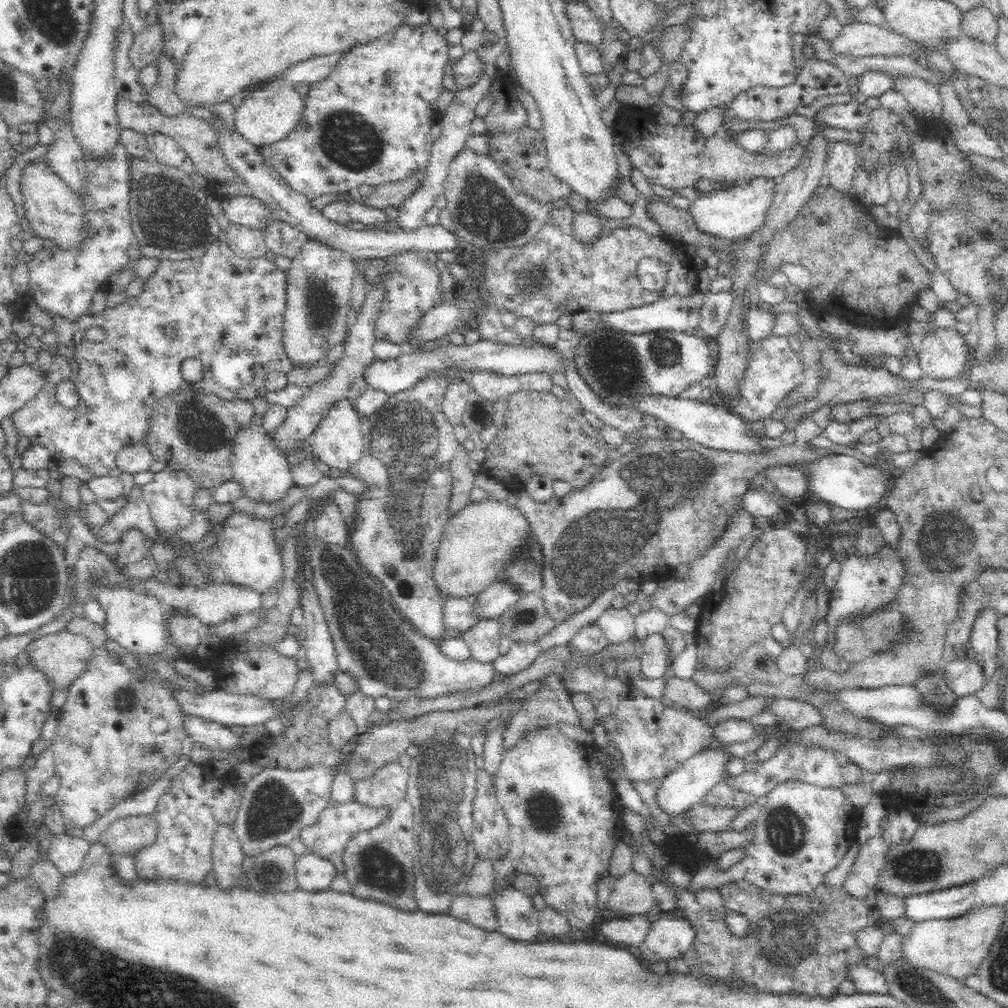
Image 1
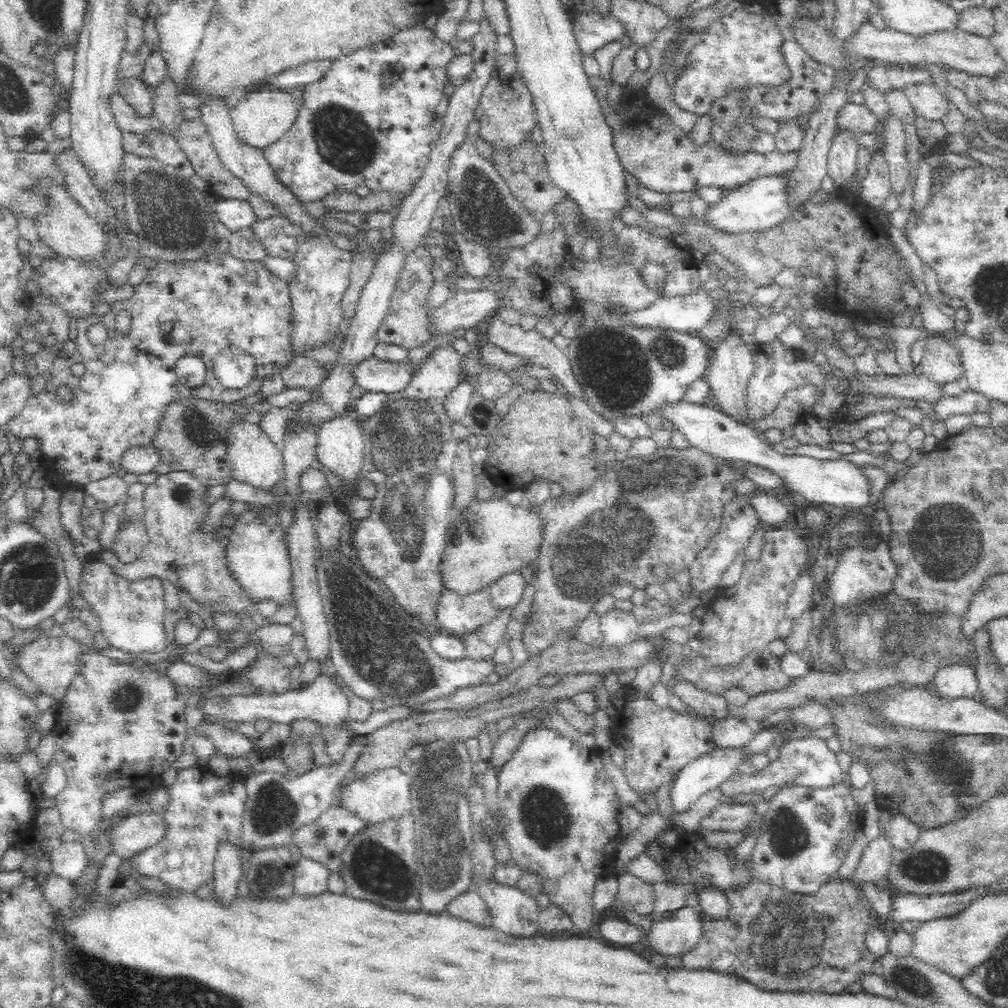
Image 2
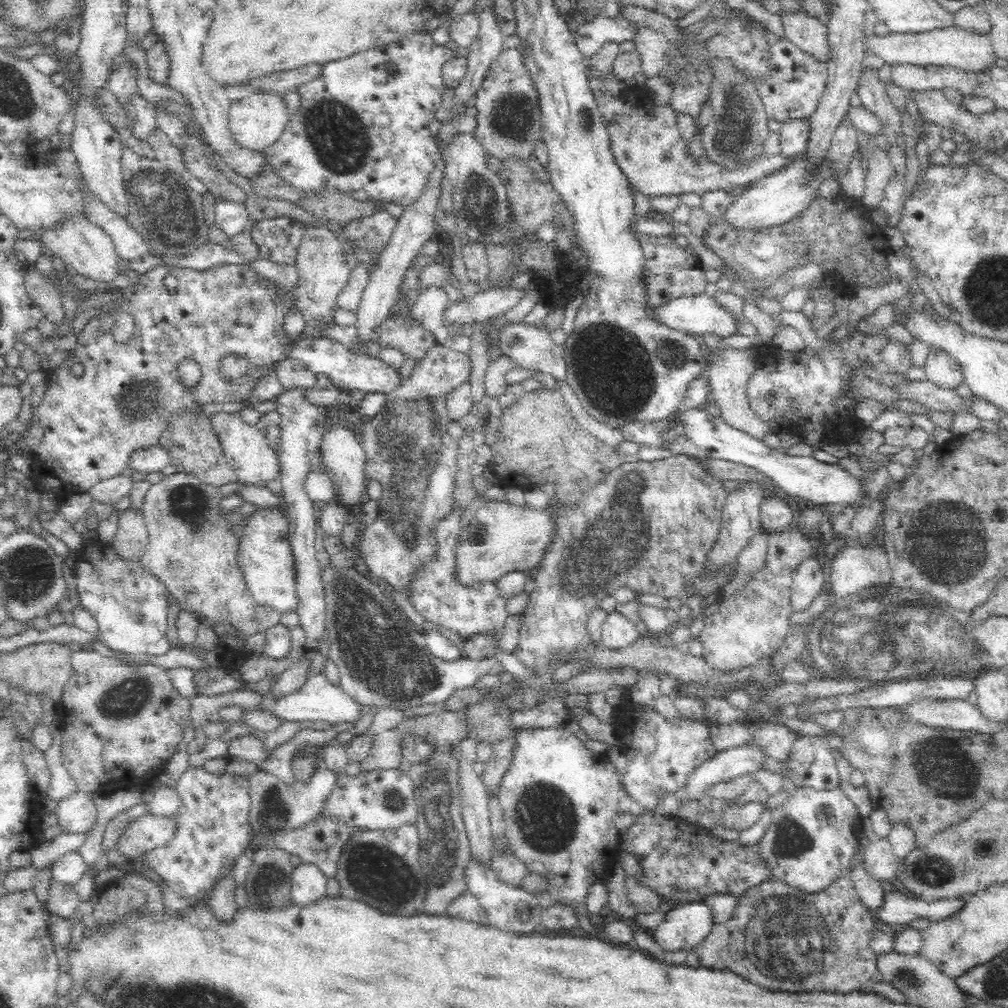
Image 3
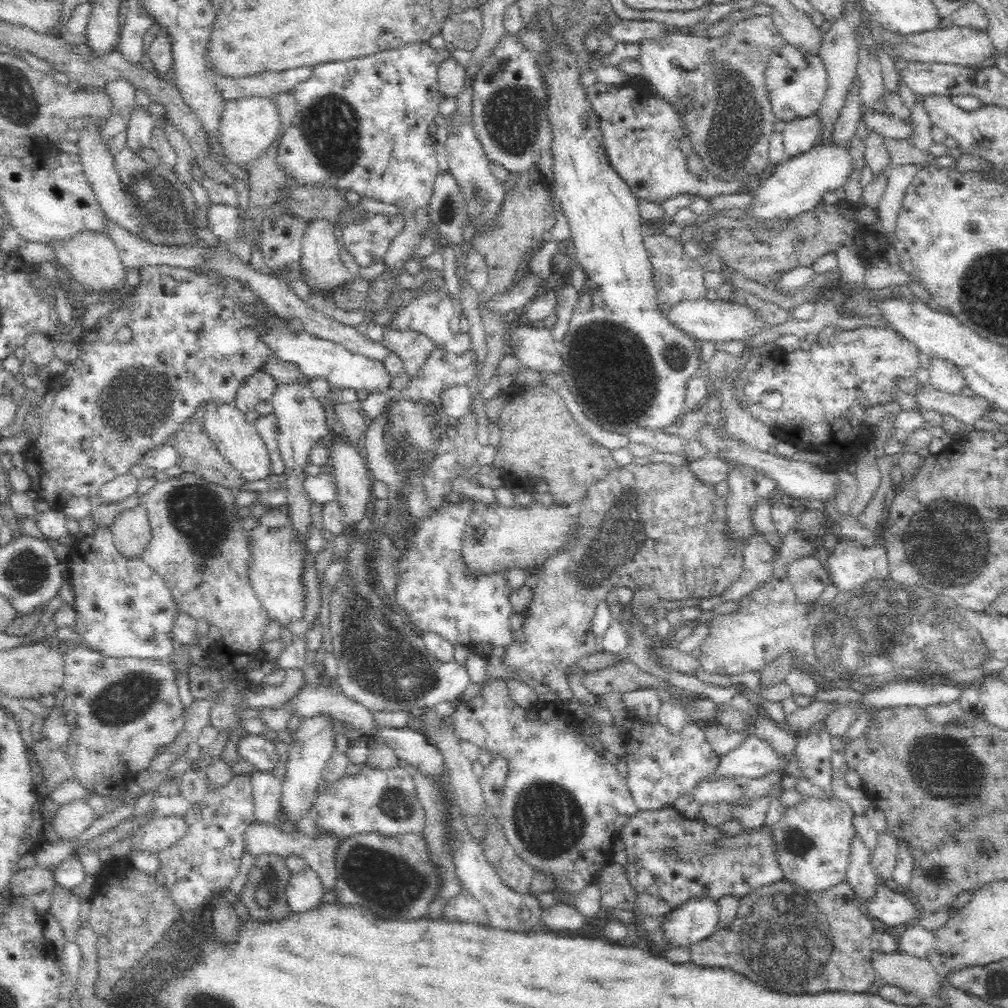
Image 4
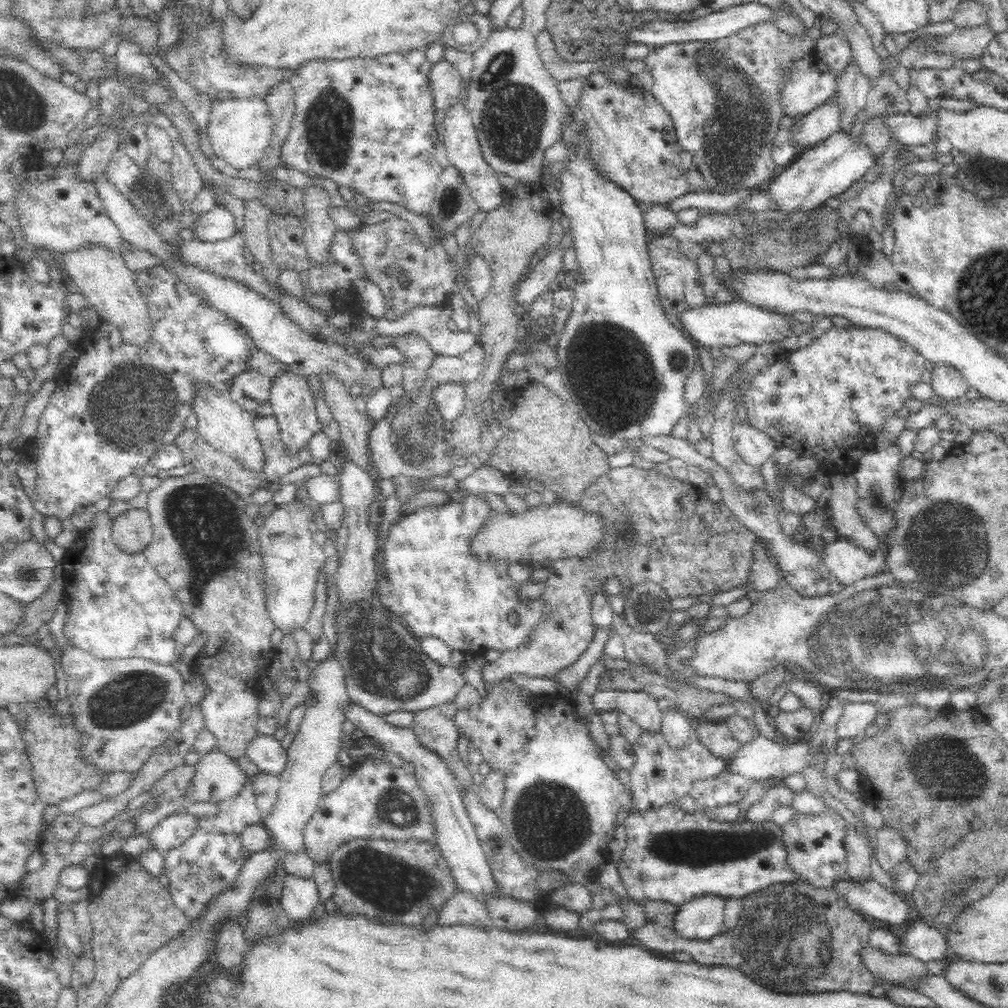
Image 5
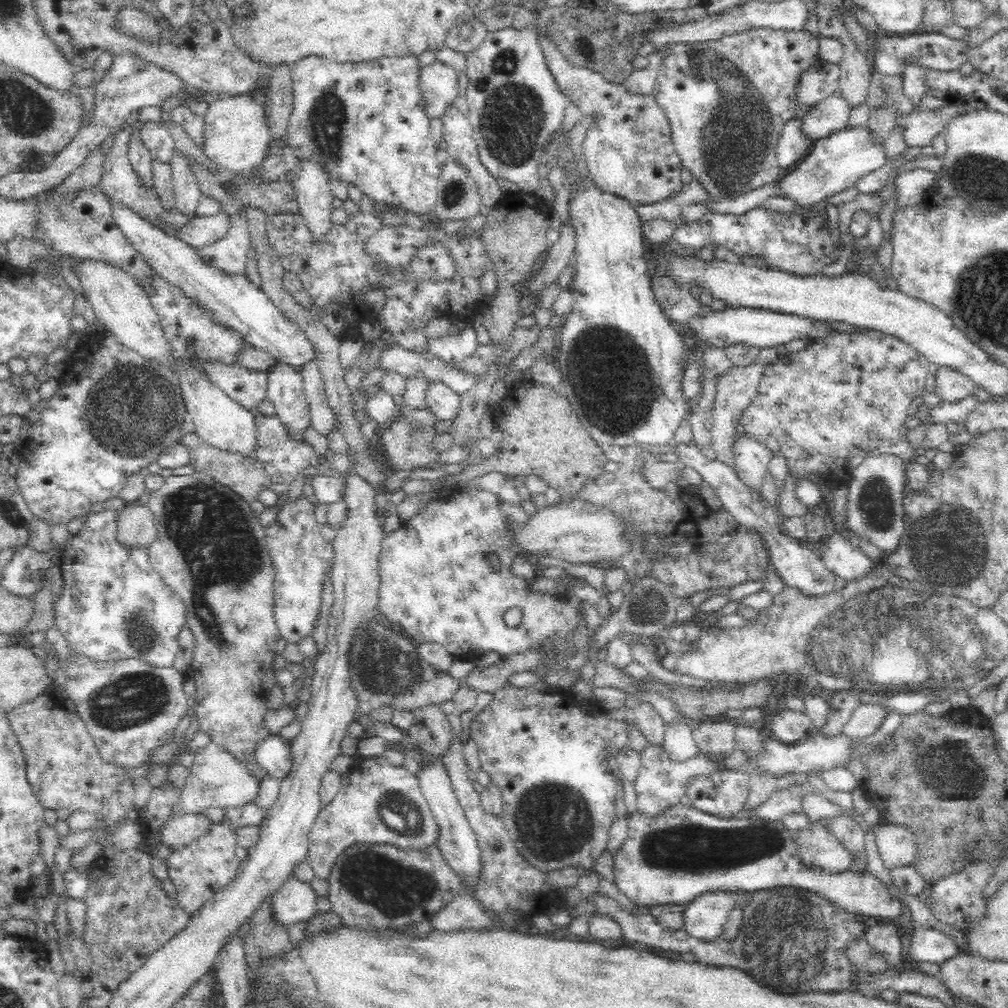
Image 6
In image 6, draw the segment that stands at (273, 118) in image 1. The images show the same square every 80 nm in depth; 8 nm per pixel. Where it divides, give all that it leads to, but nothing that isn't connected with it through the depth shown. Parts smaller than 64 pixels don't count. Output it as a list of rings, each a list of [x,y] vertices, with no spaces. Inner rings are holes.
[[[254,96],[212,98],[203,119],[203,150],[218,167],[232,173],[250,171],[259,166],[266,157],[265,151],[271,142],[271,132],[267,125],[269,118],[263,103]]]

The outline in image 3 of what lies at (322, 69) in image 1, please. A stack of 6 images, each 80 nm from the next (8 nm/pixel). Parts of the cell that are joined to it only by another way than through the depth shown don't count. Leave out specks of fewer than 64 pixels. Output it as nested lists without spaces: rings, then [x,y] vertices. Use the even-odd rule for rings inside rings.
[[[316,62],[294,70],[275,72],[264,78],[254,79],[249,84],[254,87],[261,87],[264,91],[285,95],[290,89],[313,81],[317,76],[320,76],[324,65],[324,62]]]

